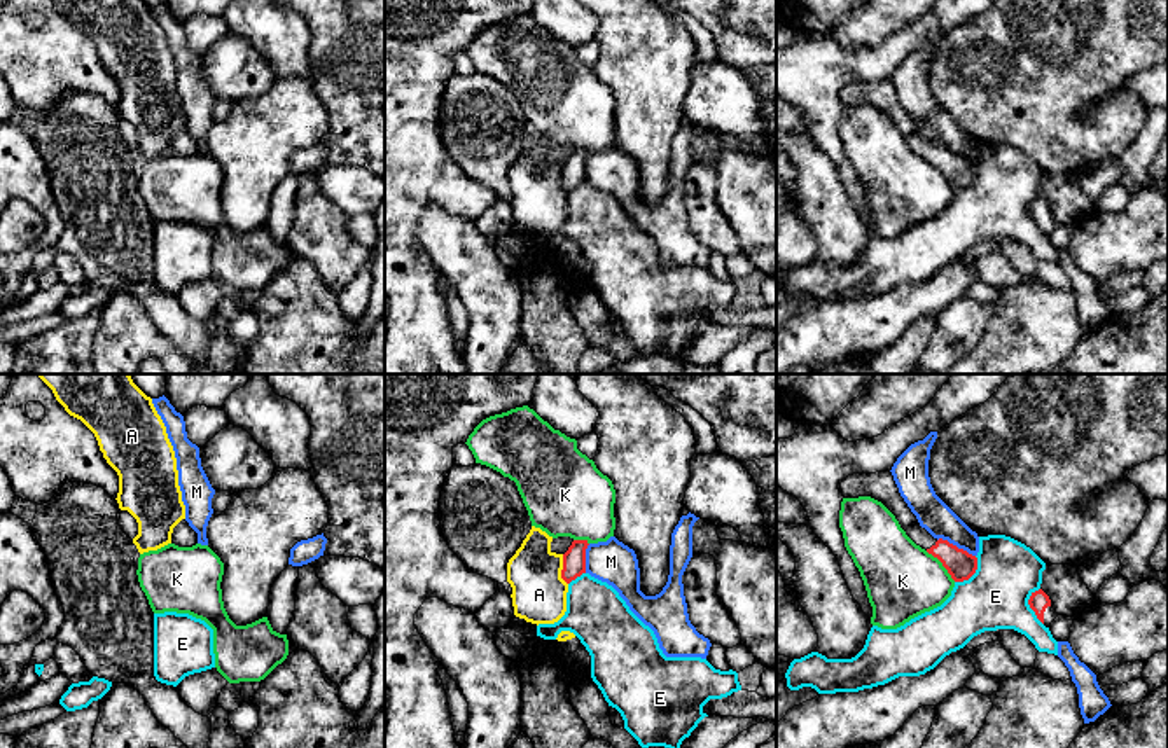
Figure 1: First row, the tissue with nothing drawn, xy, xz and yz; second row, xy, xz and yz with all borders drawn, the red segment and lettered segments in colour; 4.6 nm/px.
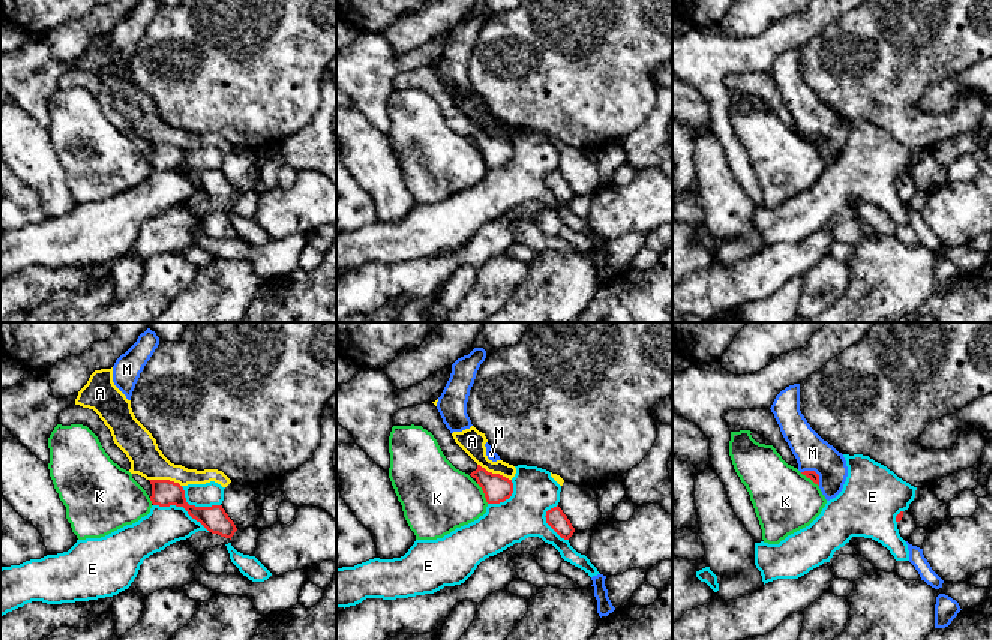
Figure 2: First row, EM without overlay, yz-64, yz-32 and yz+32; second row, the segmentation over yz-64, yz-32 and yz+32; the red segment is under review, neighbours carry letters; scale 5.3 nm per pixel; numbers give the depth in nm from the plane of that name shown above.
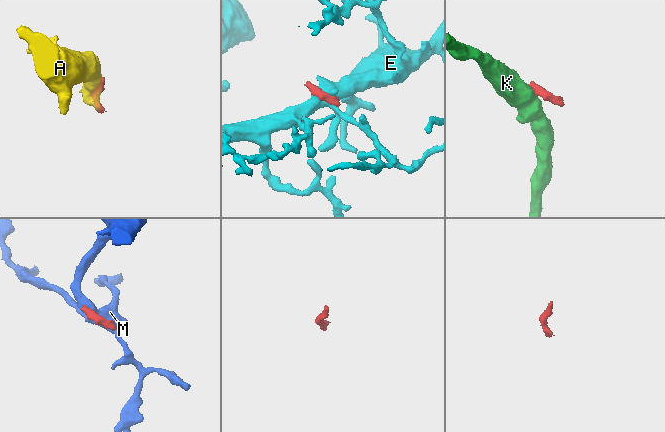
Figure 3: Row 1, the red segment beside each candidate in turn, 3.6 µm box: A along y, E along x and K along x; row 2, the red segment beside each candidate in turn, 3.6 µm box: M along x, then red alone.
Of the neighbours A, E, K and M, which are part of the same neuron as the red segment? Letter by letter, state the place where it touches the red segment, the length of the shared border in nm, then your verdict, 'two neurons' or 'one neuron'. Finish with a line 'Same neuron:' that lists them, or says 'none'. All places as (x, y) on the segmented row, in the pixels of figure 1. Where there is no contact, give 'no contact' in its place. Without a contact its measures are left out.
A: xz (562, 570) | 150 nm | two neurons
E: yz (1030, 607) | 180 nm | two neurons
K: yz (943, 565) | 200 nm | two neurons
M: yz (955, 546) | 190 nm | two neurons
Same neuron: none

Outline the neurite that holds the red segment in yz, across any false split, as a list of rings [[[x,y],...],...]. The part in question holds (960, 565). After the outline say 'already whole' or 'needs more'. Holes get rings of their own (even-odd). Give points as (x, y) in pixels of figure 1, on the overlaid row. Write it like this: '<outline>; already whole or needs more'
[[[892,472],[853,474],[843,479],[845,498],[871,496],[881,502],[899,521],[906,535],[937,558],[955,582],[969,580],[977,570],[977,558],[942,538],[934,538],[920,526],[916,516],[899,493]]]; needs more

